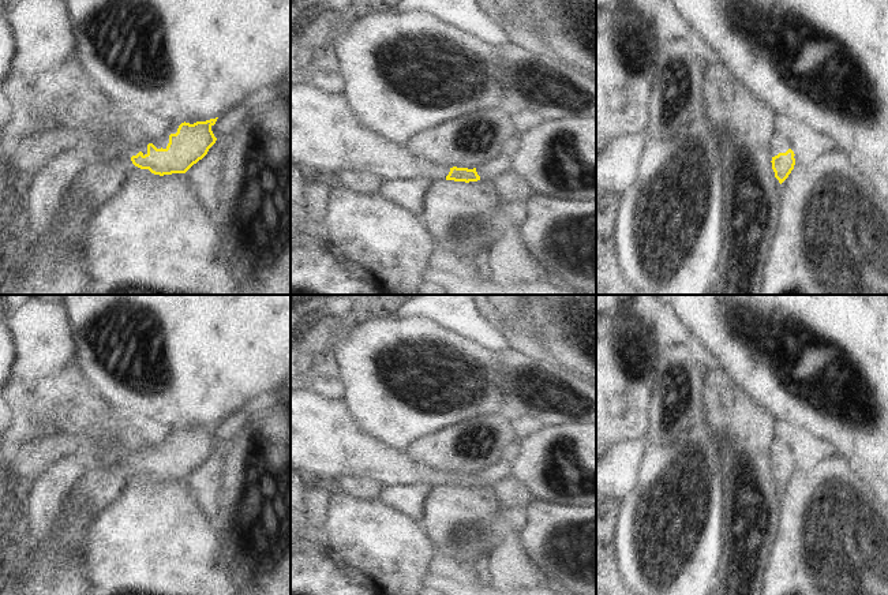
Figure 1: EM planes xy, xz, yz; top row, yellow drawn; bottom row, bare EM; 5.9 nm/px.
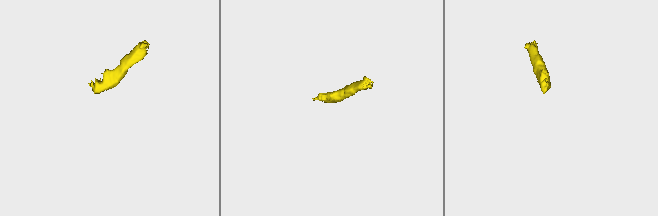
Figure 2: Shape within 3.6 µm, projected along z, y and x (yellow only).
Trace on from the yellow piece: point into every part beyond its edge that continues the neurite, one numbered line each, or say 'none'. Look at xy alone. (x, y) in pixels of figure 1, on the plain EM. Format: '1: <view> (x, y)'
none

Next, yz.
none

